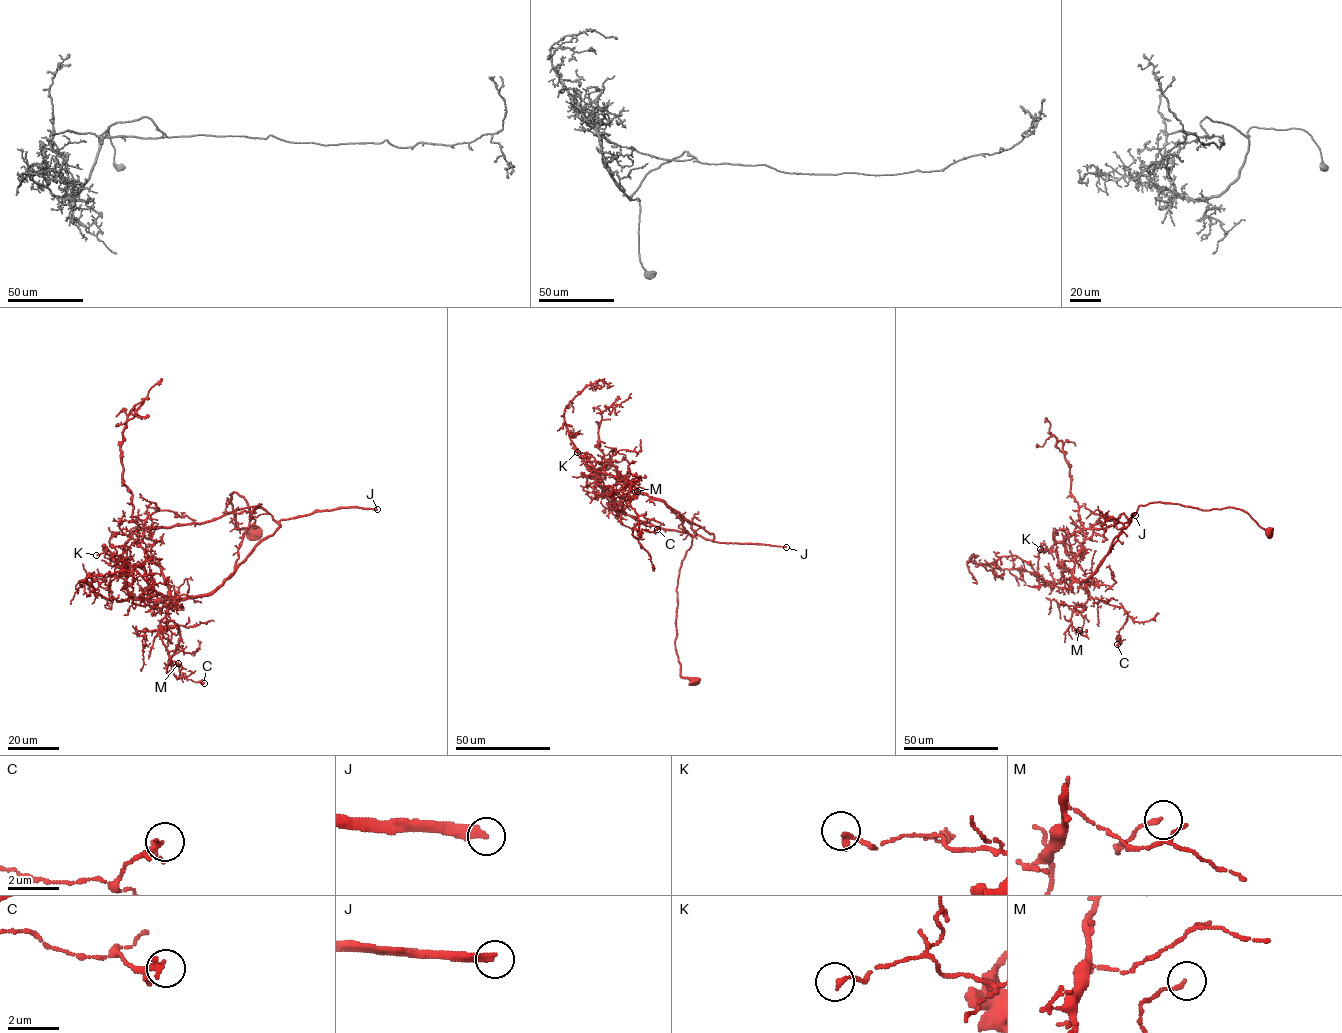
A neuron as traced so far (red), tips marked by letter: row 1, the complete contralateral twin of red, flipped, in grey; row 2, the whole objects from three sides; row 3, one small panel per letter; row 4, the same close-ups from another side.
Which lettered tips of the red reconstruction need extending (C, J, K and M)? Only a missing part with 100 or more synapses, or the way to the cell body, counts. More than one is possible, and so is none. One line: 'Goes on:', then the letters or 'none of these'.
Goes on: J

